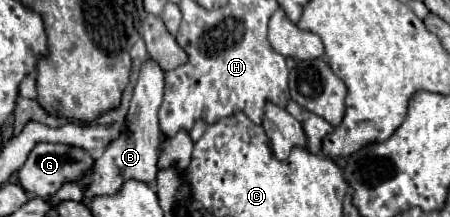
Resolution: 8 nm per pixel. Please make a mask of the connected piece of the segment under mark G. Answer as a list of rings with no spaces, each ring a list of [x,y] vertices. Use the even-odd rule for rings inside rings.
[[[37,144],[31,150],[27,162],[19,170],[19,184],[29,194],[35,194],[39,198],[49,198],[61,188],[61,184],[81,178],[91,166],[93,166],[93,158],[87,150],[65,146],[65,144]]]

